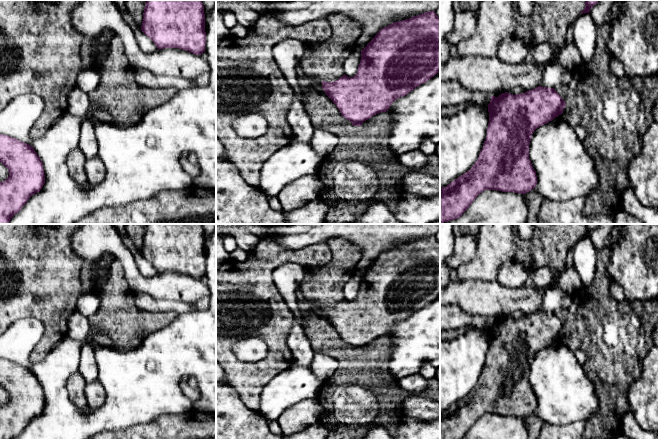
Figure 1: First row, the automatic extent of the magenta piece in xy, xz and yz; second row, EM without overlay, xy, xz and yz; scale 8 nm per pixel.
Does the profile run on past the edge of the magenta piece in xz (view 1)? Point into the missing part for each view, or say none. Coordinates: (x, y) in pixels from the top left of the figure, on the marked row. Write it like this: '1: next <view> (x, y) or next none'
1: next none

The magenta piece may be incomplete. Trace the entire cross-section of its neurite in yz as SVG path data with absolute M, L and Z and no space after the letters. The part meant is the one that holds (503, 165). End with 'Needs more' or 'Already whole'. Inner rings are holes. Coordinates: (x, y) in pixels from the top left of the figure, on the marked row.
M538 86L521 94L491 96L488 106L487 136L479 158L469 171L440 189L440 223L463 215L484 190L526 194L536 187L537 175L529 159L529 145L533 132L561 115L565 101L554 88Z. Already whole

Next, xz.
M428 11L382 28L361 50L361 60L355 76L345 74L334 82L322 81L326 95L341 115L354 126L372 116L386 112L398 98L440 72L440 18Z. Already whole

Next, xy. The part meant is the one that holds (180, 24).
M146 0L141 30L158 49L179 48L201 55L206 44L202 0Z. Already whole

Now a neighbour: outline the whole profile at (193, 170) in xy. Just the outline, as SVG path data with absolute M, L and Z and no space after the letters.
M187 155L180 158L180 164L184 171L186 171L193 179L195 179L200 174L200 169L197 164L192 164Z

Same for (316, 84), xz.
M305 75L304 78L310 82L310 85L314 90L326 95L325 91L322 88L321 80L319 80L316 77L307 76L307 75Z

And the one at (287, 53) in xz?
M294 38L279 41L273 47L273 57L287 78L288 82L298 88L296 67L299 65L305 51L305 43Z

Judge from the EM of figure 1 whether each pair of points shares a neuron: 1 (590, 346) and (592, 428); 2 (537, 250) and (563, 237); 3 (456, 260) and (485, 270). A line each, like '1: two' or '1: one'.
1: one
2: one
3: two

